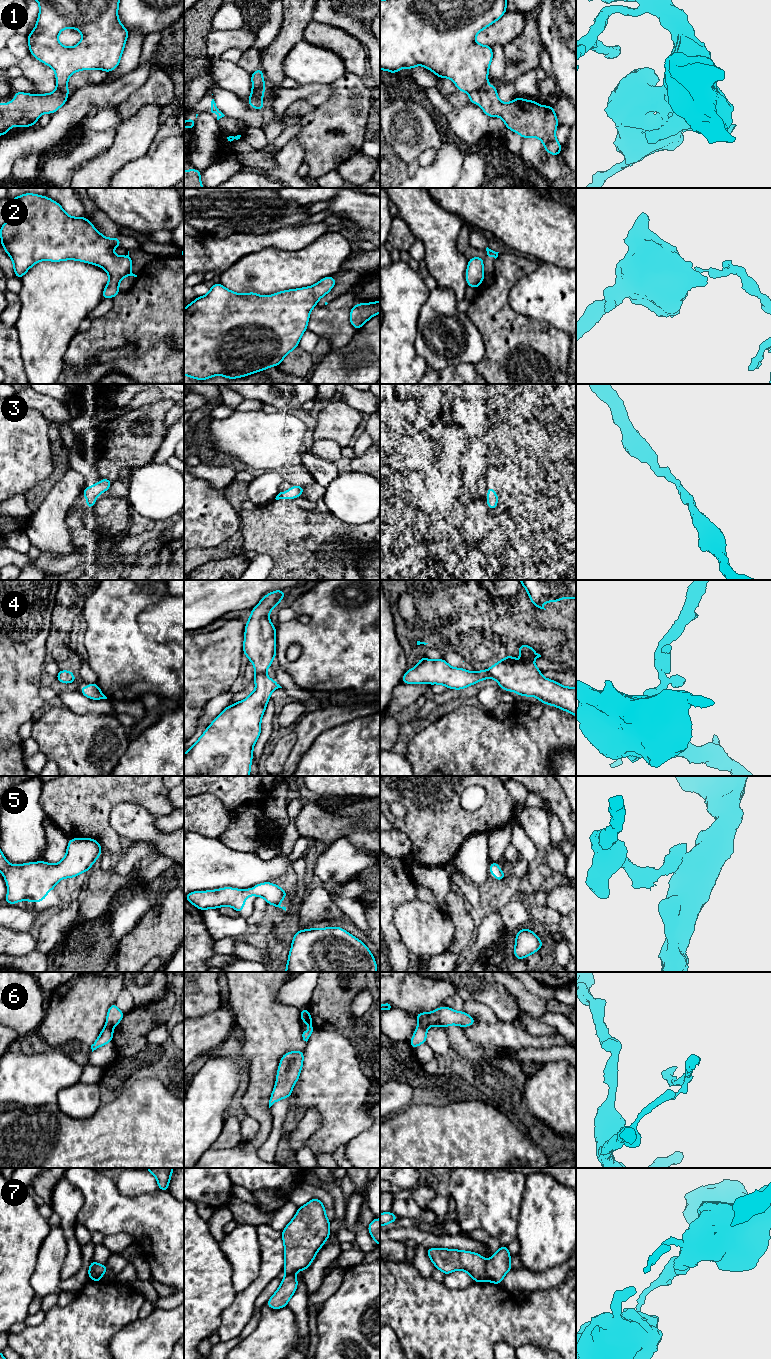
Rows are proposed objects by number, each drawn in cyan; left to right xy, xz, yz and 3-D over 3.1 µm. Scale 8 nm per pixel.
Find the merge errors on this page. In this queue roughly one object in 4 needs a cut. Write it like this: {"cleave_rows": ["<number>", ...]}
{"cleave_rows": ["1", "2", "6", "7"]}

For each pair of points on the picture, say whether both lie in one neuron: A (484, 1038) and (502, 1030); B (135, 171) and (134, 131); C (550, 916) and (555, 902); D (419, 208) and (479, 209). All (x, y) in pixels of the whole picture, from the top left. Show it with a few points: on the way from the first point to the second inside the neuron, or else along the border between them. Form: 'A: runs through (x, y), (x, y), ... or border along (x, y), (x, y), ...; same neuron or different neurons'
A: runs through (488, 1037), (495, 1037), (498, 1034); same neuron
B: border along (148, 152), (129, 161), (115, 172); different neurons
C: border along (547, 905), (561, 916); different neurons
D: border along (432, 198), (443, 208), (456, 213), (463, 220); different neurons

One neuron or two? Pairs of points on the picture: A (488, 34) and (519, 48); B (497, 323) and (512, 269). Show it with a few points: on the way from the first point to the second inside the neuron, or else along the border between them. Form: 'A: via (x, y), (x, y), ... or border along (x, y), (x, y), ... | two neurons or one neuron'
A: border along (524, 25), (523, 31), (504, 46) | two neurons
B: via (497, 310), (497, 293), (503, 282) | one neuron

